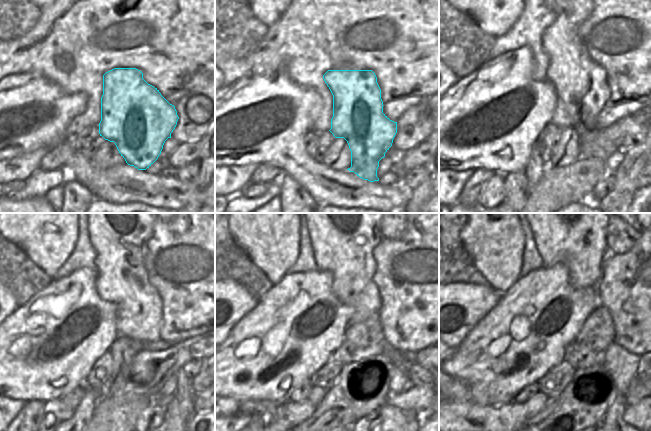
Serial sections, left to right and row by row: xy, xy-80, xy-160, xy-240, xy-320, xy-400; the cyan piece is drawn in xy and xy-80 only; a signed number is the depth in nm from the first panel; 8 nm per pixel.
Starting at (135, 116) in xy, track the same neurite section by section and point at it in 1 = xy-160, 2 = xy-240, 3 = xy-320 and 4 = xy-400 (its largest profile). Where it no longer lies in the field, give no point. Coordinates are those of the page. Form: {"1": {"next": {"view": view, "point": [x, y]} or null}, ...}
{"1": {"next": {"view": "xy-160", "point": [580, 84]}}, "2": {"next": {"view": "xy-240", "point": [118, 233]}}, "3": {"next": {"view": "xy-320", "point": [343, 233]}}, "4": {"next": {"view": "xy-400", "point": [575, 233]}}}

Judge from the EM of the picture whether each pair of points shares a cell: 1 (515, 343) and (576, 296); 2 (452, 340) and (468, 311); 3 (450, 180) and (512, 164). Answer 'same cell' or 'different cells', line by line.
1: same cell
2: same cell
3: different cells

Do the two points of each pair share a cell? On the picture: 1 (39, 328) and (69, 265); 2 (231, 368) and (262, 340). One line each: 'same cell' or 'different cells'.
1: different cells
2: same cell

